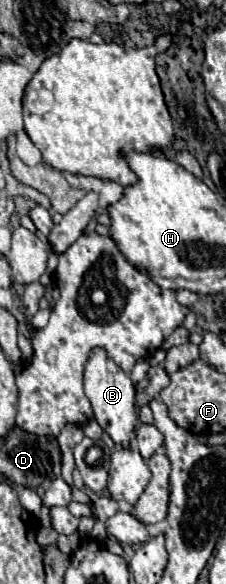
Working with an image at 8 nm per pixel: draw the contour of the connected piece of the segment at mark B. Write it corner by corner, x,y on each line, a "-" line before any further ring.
101,348
93,350
85,366
85,394
93,406
95,420
99,422
99,426
111,436
117,446
127,448
129,442
135,438
135,426
139,424
135,406
135,386
129,376

